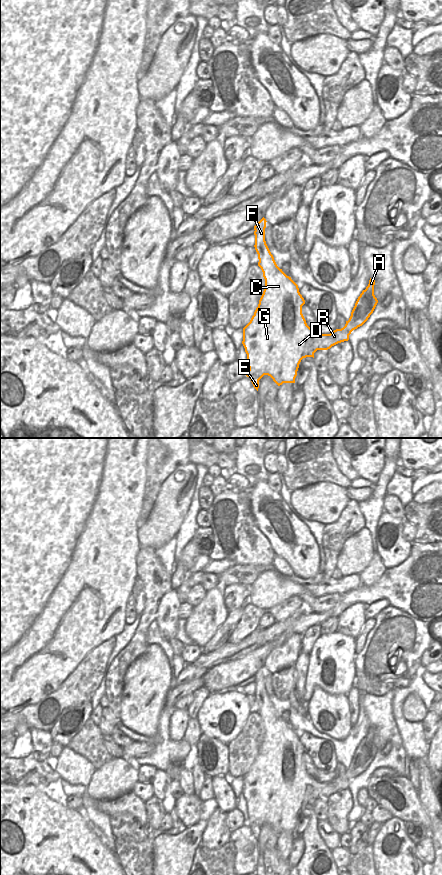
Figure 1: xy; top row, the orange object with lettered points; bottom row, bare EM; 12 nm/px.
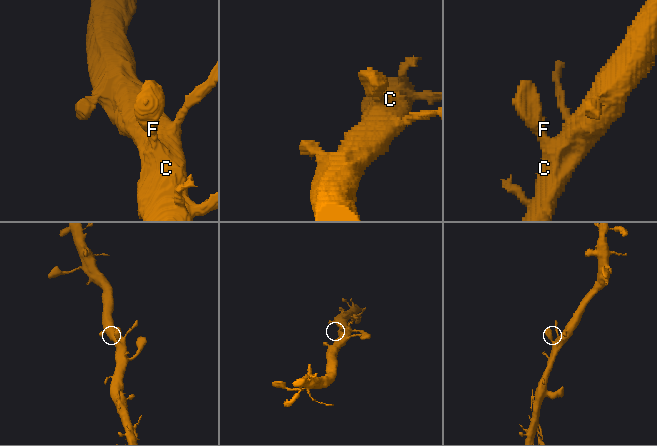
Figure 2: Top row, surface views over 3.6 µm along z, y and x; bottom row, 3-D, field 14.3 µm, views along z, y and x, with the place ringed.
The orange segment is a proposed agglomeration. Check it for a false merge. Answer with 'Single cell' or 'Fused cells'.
Single cell.

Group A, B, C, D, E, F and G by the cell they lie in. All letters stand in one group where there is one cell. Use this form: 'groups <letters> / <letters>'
groups A B C D E F G

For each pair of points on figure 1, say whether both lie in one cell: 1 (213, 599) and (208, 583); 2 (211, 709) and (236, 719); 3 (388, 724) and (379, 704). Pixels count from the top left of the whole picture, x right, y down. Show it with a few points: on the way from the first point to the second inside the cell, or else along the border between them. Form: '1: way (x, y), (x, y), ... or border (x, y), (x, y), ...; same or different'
1: border (218, 586), (206, 591); different
2: way (218, 709), (229, 709), (232, 712); same
3: way (383, 719), (380, 716), (379, 709); same

